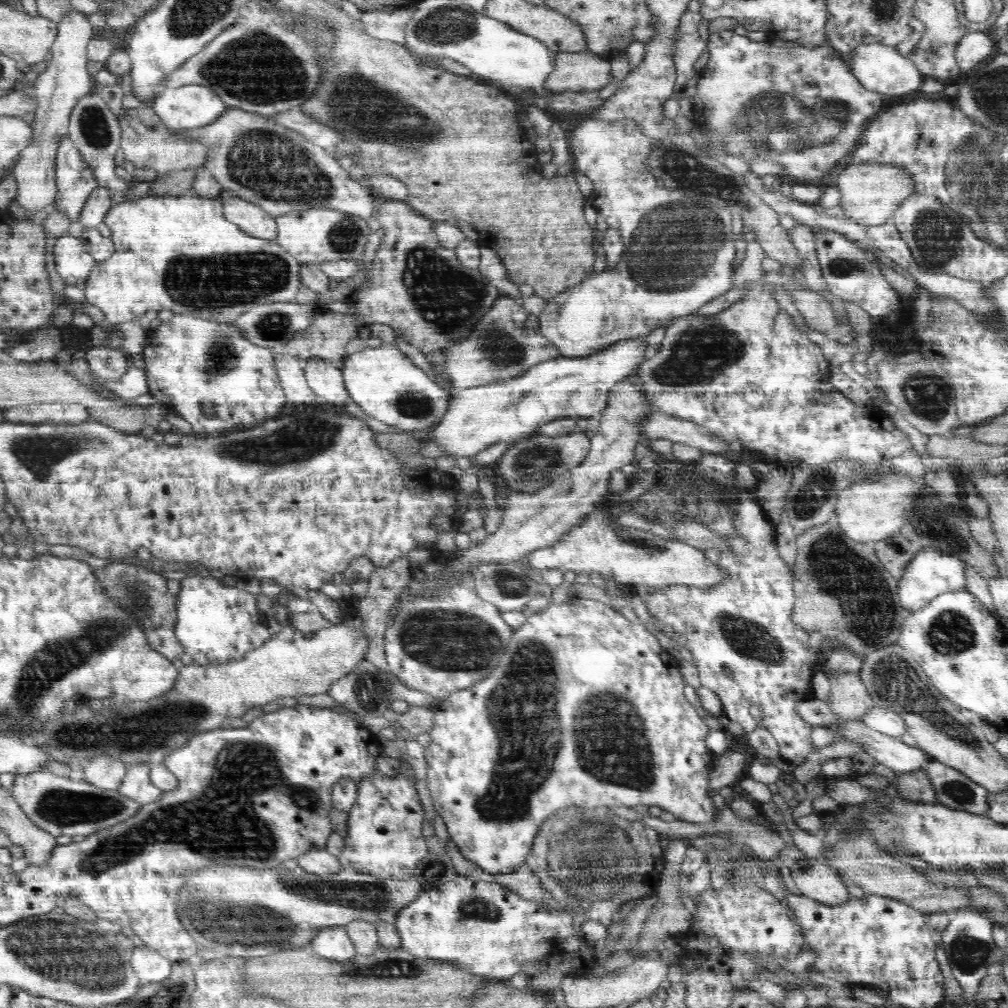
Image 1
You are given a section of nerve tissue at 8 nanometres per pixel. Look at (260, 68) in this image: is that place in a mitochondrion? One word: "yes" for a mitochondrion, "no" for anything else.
yes

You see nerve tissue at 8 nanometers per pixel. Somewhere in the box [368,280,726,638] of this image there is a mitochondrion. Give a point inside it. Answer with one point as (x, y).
(535, 464)

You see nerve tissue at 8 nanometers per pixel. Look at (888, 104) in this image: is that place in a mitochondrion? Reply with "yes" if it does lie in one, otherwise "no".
no

